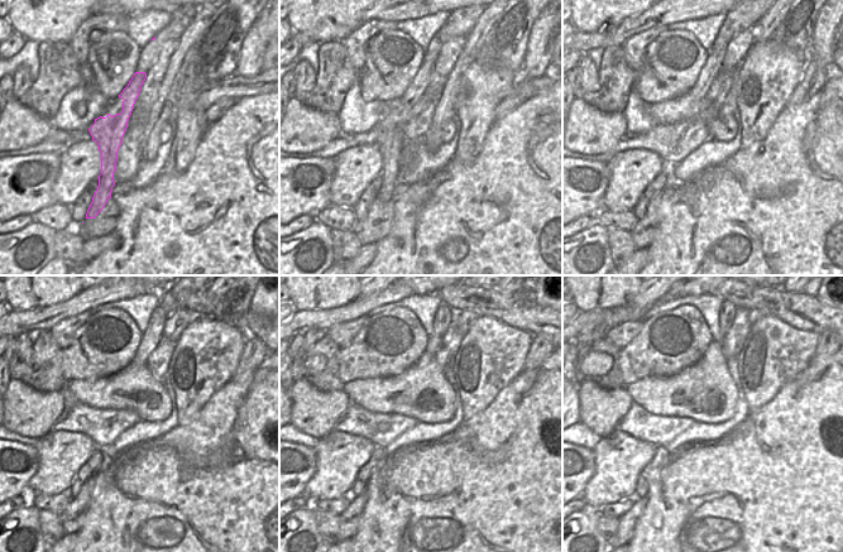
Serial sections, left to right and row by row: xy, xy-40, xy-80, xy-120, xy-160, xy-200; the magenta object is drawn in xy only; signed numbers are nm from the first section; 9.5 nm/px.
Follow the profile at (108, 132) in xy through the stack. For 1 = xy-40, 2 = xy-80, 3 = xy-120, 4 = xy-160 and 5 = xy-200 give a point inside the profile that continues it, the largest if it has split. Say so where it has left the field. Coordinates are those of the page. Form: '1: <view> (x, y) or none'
1: xy-40 (389, 137)
2: xy-80 (712, 67)
3: xy-120 (151, 337)
4: xy-160 (444, 315)
5: xy-200 (727, 312)

